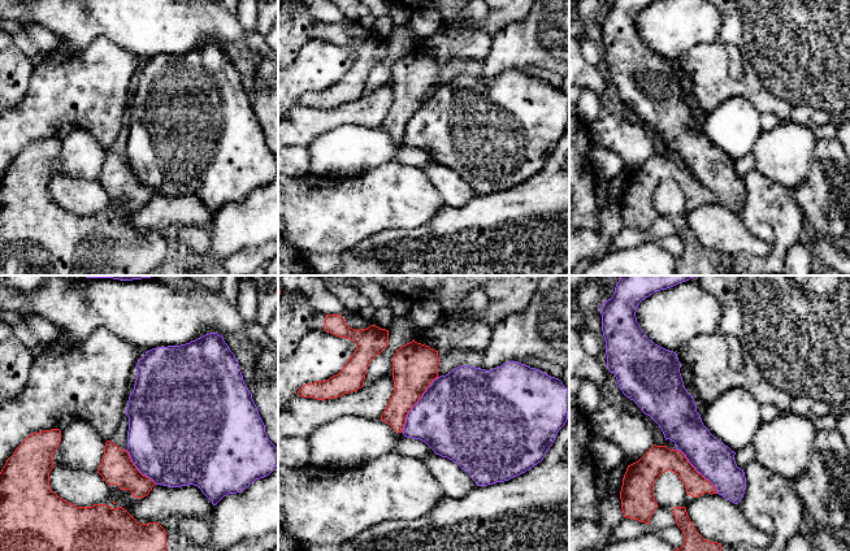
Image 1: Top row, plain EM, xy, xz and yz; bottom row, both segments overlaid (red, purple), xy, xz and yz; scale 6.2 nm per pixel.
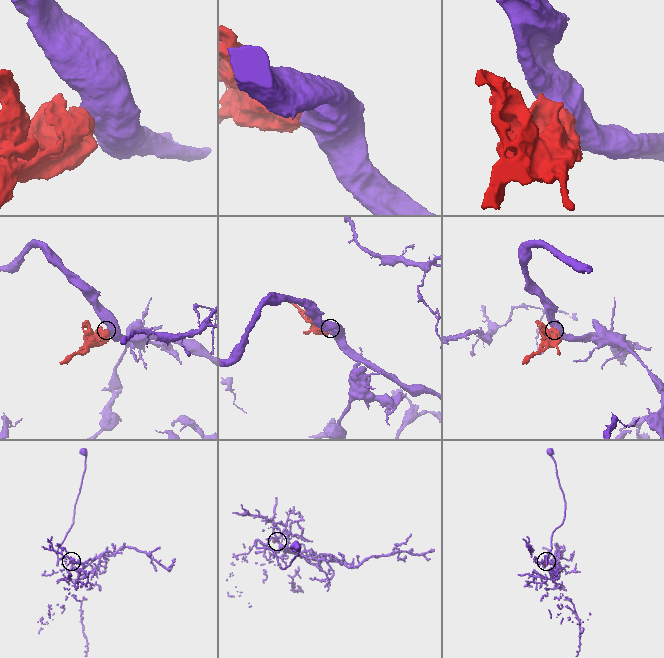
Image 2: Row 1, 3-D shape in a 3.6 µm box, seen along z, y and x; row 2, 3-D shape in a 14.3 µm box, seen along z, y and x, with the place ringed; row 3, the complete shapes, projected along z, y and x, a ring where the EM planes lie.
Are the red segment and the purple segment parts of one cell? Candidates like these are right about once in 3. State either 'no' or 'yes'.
no

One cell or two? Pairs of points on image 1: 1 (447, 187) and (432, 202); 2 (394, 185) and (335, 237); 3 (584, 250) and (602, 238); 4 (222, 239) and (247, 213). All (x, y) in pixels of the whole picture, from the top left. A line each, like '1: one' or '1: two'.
1: two
2: one
3: one
4: one

